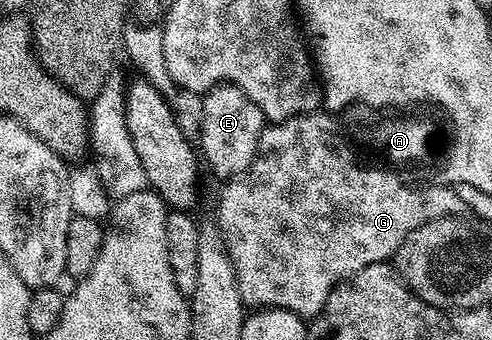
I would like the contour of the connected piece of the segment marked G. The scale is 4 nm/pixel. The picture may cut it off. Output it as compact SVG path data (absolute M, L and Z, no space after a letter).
M328 111L305 112L301 116L292 116L266 126L261 132L261 137L257 143L257 153L249 169L242 176L237 176L222 187L225 189L222 190L221 197L217 200L215 227L220 232L227 254L233 263L241 301L250 309L282 308L306 318L317 316L323 310L329 292L336 284L355 275L359 270L363 270L363 266L386 263L390 258L396 256L399 246L407 238L407 234L411 234L419 226L444 216L460 217L466 211L462 198L459 198L453 186L447 184L414 186L398 176L397 173L390 172L380 166L368 168L365 164L357 164L356 158L353 157L353 151L355 152L355 148L348 135L342 131L338 121Z

